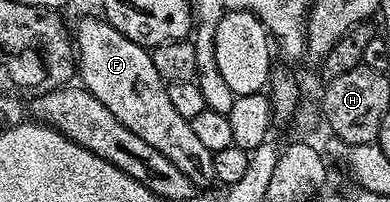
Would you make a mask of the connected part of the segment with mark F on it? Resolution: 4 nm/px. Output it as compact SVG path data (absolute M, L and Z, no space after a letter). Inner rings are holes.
M97 16L83 17L77 28L75 24L75 68L79 80L81 76L80 83L88 92L95 94L95 98L99 98L99 102L103 102L103 106L107 106L107 110L111 110L111 114L115 114L115 118L127 126L127 130L139 134L143 142L148 142L159 150L159 154L171 158L171 162L175 162L175 166L179 166L179 170L191 178L194 186L212 185L214 153L207 150L203 142L199 142L189 121L179 114L179 110L175 110L167 82L159 70L155 70L150 49L131 42L131 38L119 34L119 30L115 30L108 20Z

